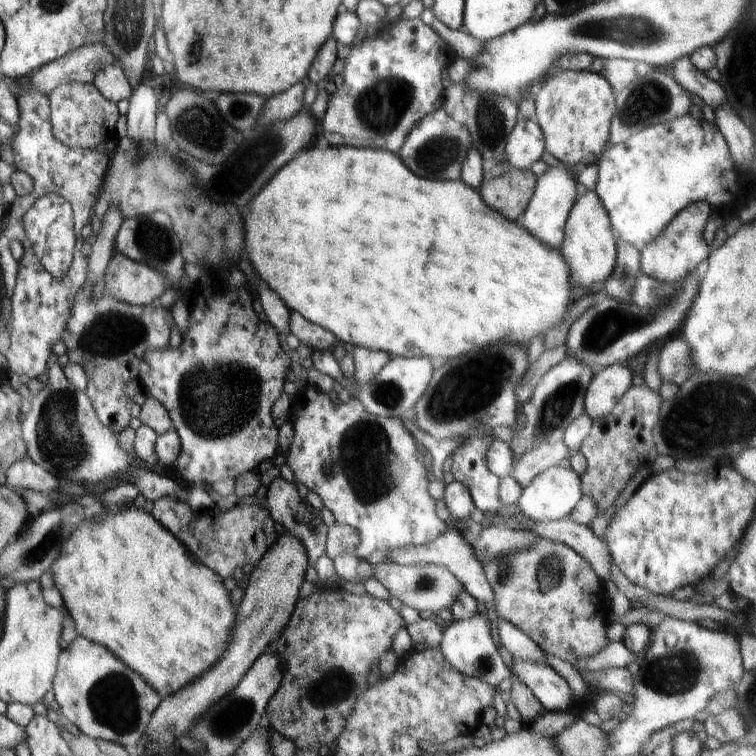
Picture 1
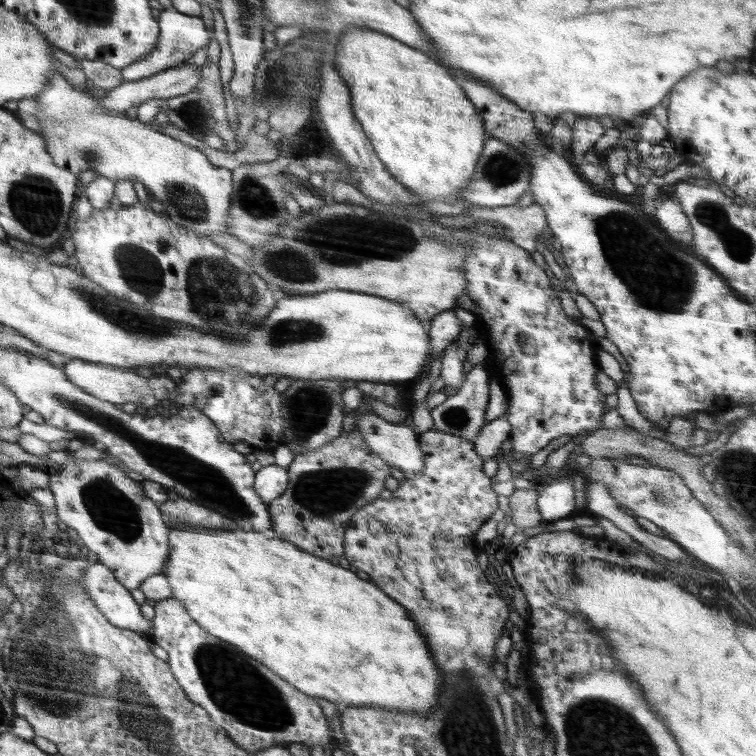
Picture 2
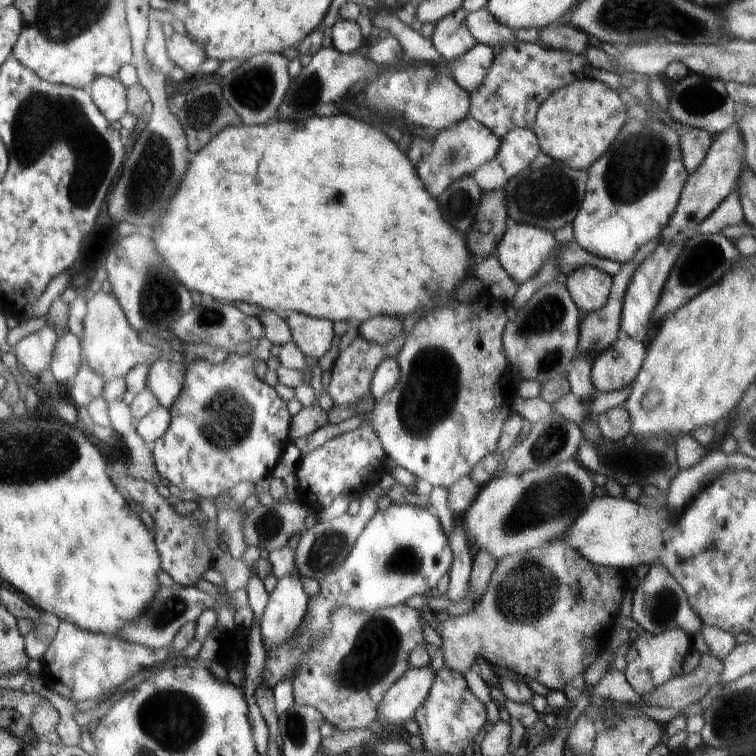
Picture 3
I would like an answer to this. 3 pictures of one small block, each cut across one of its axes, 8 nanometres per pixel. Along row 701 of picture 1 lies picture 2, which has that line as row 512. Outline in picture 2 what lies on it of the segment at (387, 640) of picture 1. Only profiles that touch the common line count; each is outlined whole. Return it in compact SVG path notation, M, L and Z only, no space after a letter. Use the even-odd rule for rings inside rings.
M356 428L330 439L328 443L303 456L295 456L287 470L288 489L268 506L272 529L279 539L291 542L314 556L324 559L330 559L332 556L340 558L344 555L344 534L348 524L351 524L351 519L362 506L367 506L379 498L382 490L385 490L385 481L391 476L390 469L391 467L362 441L362 435Z

